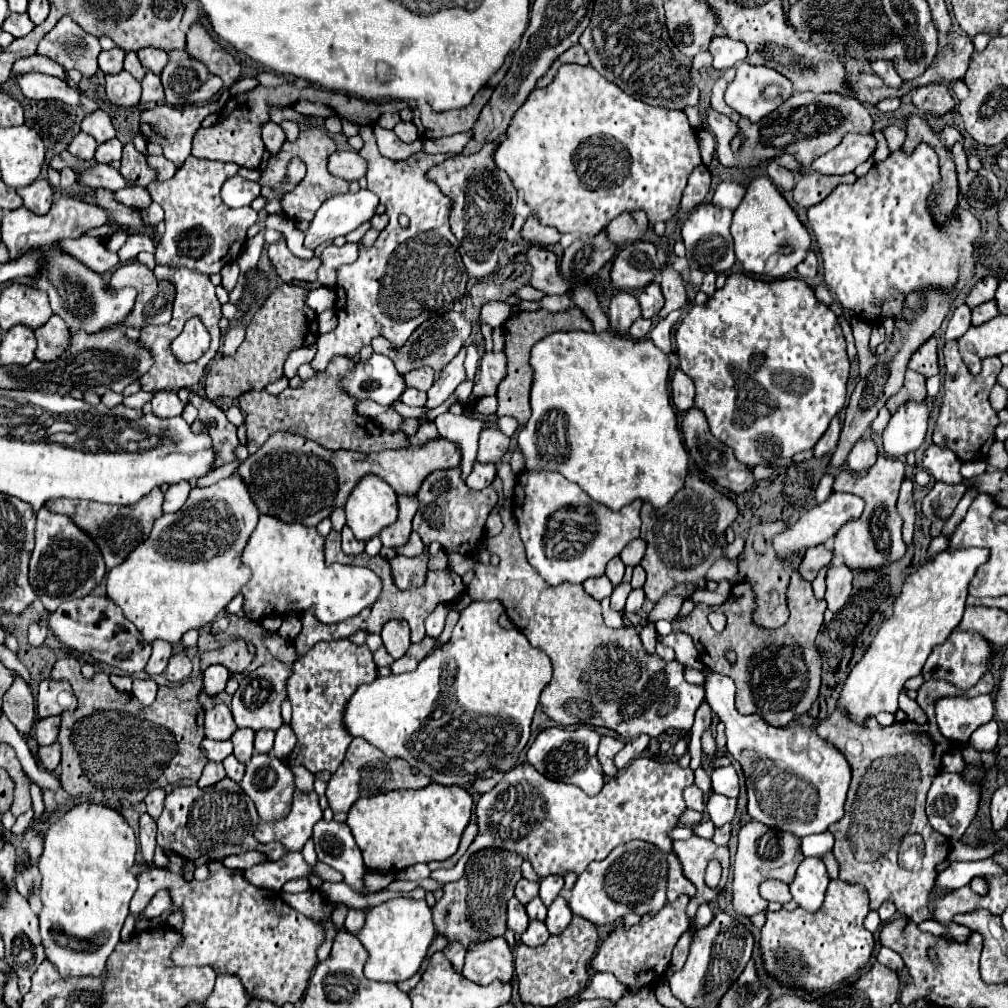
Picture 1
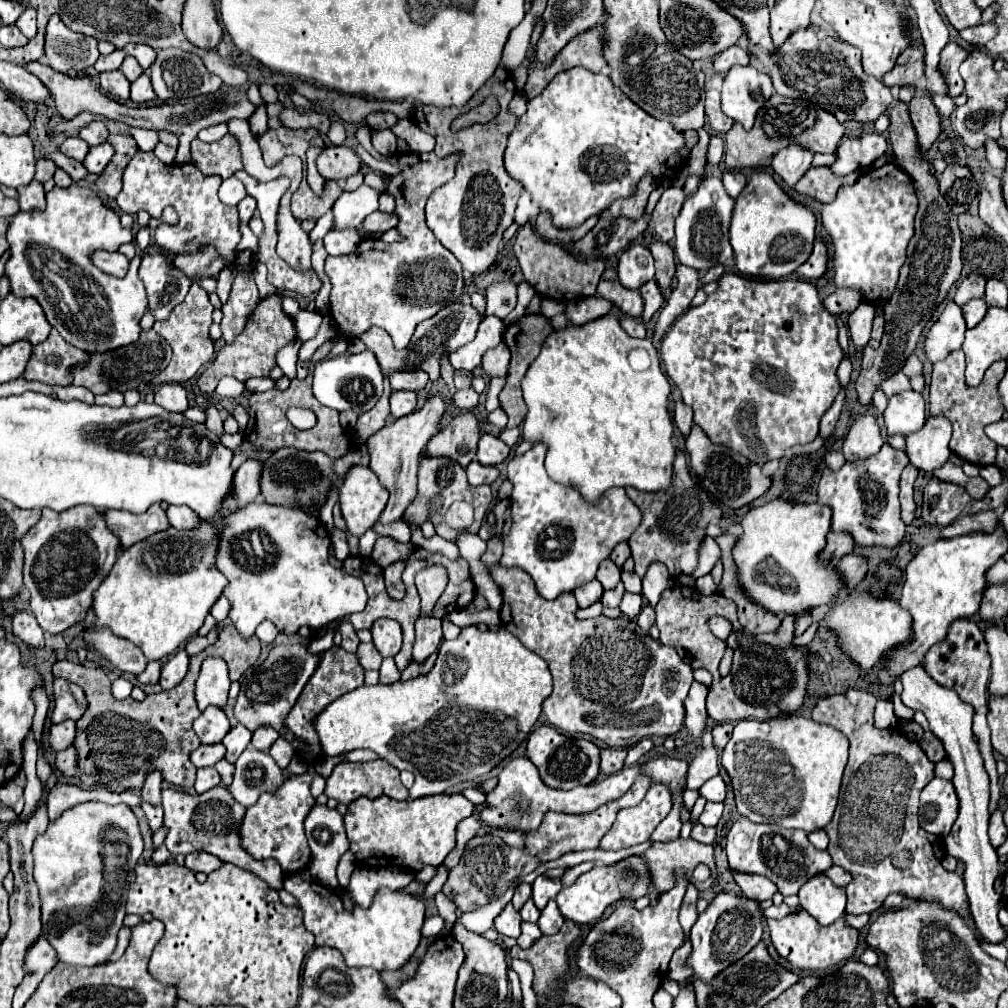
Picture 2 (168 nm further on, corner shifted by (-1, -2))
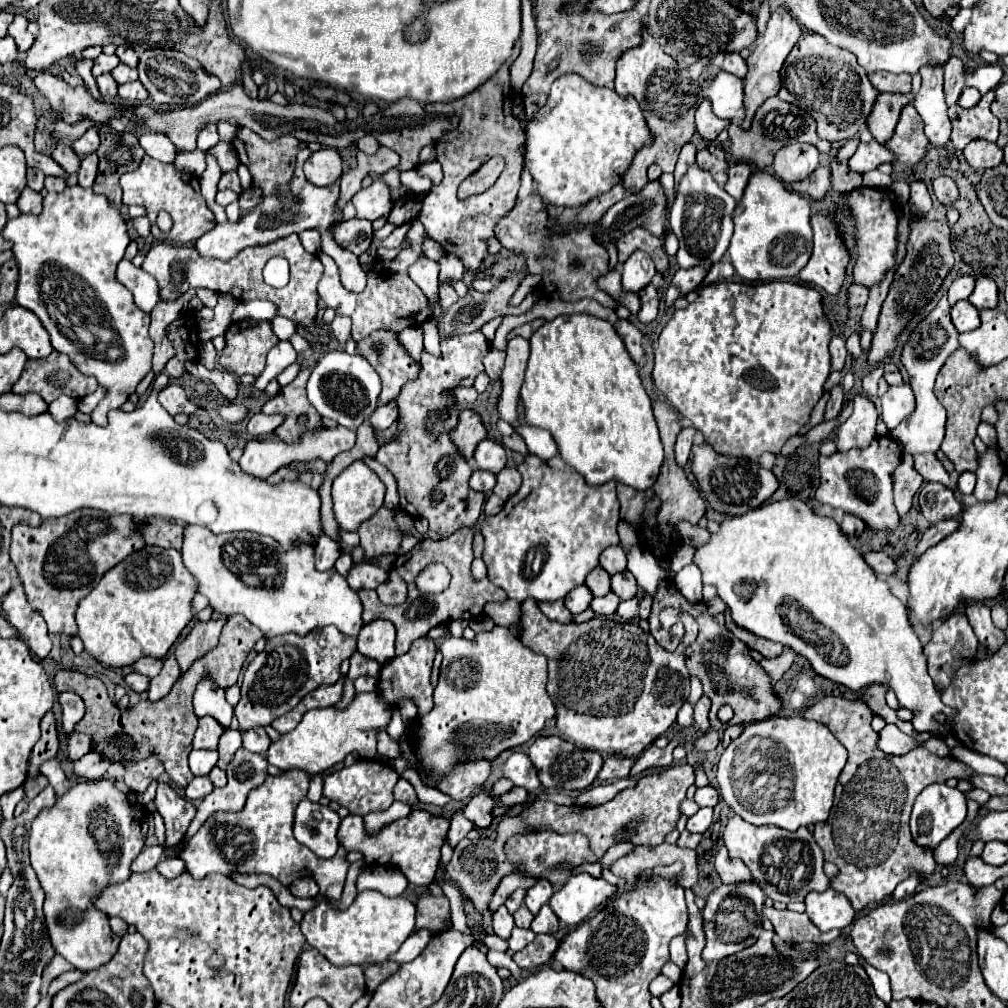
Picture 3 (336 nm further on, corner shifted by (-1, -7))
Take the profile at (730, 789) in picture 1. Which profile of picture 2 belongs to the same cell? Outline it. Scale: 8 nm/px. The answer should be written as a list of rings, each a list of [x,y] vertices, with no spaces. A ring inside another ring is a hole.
[[[719,775],[717,777],[711,777],[709,781],[703,783],[703,787],[699,789],[699,793],[707,801],[723,801],[725,799],[725,783],[723,783],[723,779]]]

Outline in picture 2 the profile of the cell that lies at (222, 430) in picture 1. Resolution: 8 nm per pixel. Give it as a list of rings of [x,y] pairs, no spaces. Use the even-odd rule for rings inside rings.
[[[209,407],[209,409],[207,409],[207,421],[205,421],[205,425],[207,425],[217,437],[221,437],[221,433],[223,433],[223,421],[221,421],[221,415],[219,415],[219,411],[217,411],[215,407]]]

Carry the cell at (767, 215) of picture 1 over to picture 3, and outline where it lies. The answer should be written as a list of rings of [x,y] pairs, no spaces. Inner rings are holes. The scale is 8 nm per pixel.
[[[755,172],[749,178],[743,198],[733,212],[735,232],[729,244],[729,258],[743,280],[769,282],[793,278],[811,256],[811,206],[809,200],[787,192],[783,184],[767,174]]]

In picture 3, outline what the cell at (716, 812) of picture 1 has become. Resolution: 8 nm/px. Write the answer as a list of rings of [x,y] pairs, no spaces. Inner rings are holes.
[[[701,808],[695,816],[689,818],[687,830],[689,830],[689,832],[699,832],[699,834],[703,834],[703,832],[709,830],[711,824],[713,824],[713,808]]]

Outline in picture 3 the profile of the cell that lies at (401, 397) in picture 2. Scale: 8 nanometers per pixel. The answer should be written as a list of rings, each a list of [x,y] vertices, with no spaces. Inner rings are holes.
[[[393,400],[393,402],[385,404],[385,406],[379,406],[379,408],[371,414],[369,422],[371,422],[371,426],[377,428],[377,430],[387,430],[397,418],[399,418],[399,408],[397,408],[397,402]]]

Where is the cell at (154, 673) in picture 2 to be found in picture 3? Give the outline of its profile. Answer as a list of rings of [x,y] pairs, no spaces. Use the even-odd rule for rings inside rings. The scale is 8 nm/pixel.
[[[131,672],[125,676],[125,682],[129,688],[133,688],[135,692],[147,692],[147,686],[149,686],[149,678],[143,676],[143,674],[137,674],[137,672]]]

